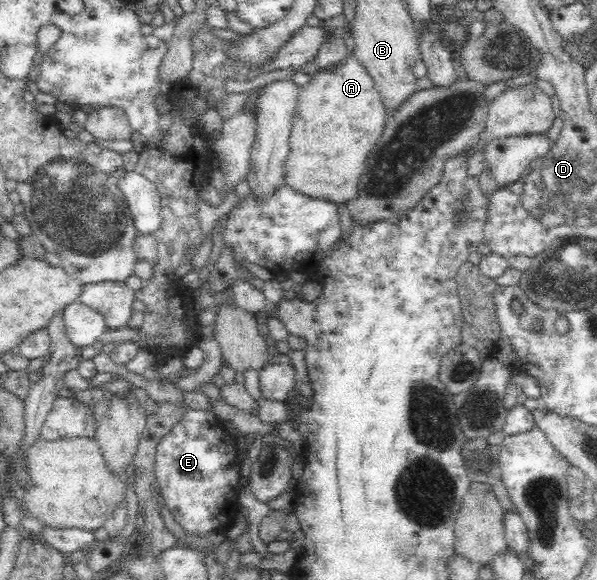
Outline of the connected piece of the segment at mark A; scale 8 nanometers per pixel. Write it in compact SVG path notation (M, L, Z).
M353 53L336 66L319 70L299 92L289 135L289 153L284 163L285 184L296 192L340 205L358 198L358 183L368 155L382 137L388 117L373 78Z

